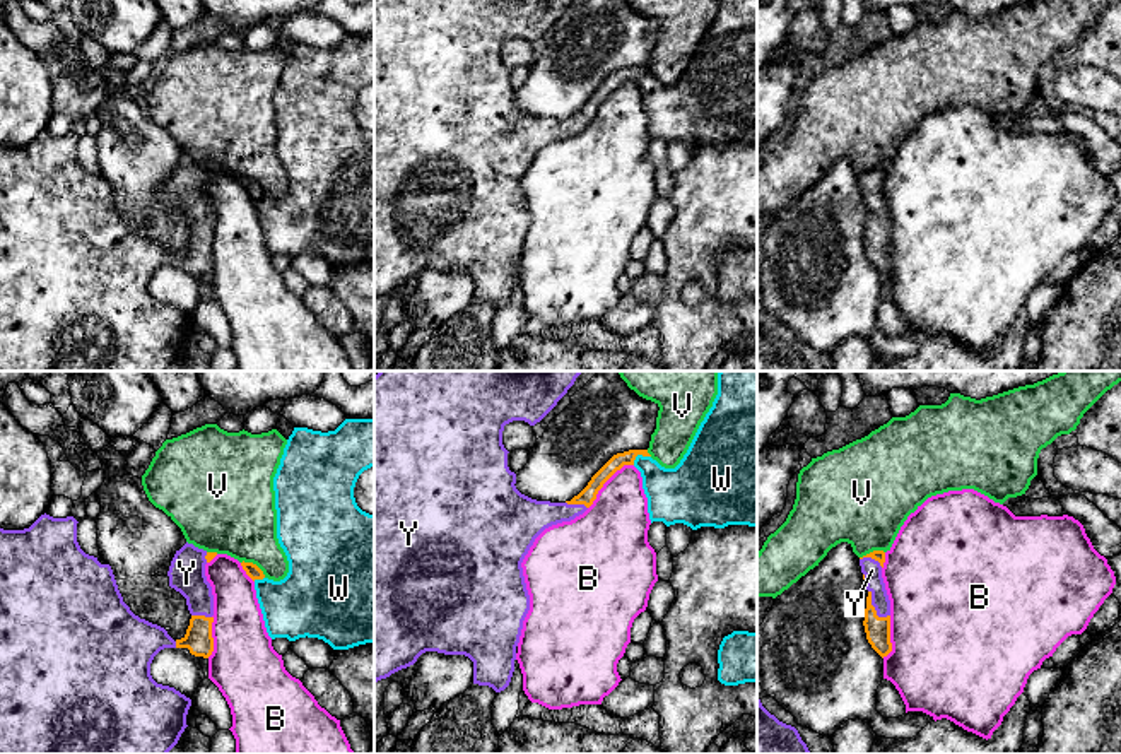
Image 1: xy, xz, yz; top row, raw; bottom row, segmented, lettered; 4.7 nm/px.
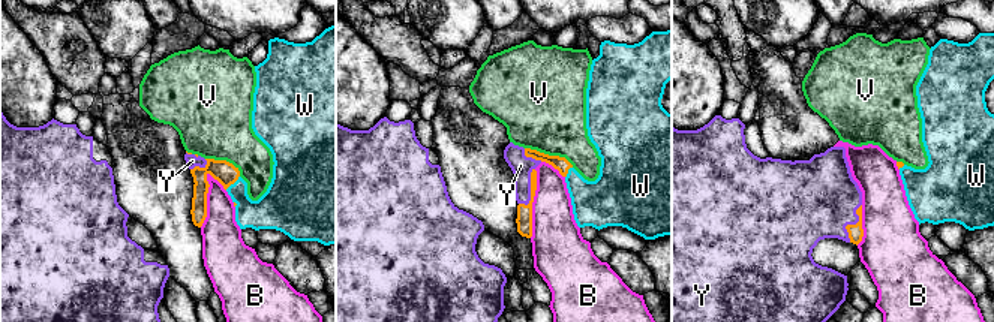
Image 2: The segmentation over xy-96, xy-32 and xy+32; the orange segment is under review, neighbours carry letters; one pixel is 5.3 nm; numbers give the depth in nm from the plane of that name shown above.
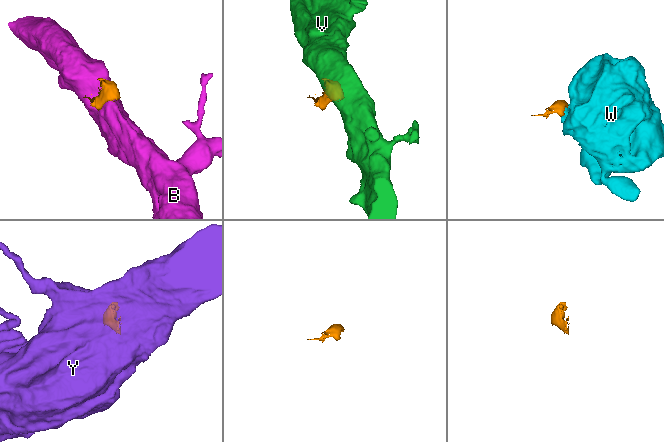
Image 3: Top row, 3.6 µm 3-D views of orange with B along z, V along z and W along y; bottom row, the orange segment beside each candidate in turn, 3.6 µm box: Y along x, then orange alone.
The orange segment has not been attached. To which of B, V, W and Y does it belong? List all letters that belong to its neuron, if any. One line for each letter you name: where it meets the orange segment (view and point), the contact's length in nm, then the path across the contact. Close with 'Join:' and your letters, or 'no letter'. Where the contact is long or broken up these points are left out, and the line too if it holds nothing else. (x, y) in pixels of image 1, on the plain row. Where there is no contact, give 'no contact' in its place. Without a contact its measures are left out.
W: xz (639, 70) | 100 nm | across xz (619, 77), (639, 70), (674, 111)
Y: yz (874, 226) | 160 nm
Join: W, Y

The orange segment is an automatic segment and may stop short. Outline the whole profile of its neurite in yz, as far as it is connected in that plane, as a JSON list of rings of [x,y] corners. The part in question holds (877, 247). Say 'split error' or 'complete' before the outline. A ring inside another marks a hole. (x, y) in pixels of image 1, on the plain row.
split error; [[[873,168],[860,174],[863,197],[868,207],[863,243],[868,260],[882,275],[892,268],[890,217],[882,195],[883,180],[883,168]]]

